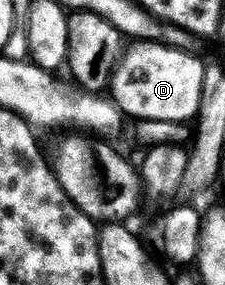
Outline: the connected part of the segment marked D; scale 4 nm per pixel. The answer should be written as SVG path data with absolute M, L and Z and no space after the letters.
M138 41L136 44L130 45L133 46L124 51L121 56L121 61L117 63L117 69L113 71L113 80L111 83L111 98L112 101L116 102L118 108L121 109L122 115L128 116L129 114L136 120L141 122L156 122L158 124L164 124L164 122L189 122L192 123L194 119L198 117L200 112L200 102L201 97L203 96L204 88L204 74L206 72L207 66L206 63L201 63L195 55L189 54L193 52L186 52L181 48L174 48L172 46L162 46L160 42L143 42Z

